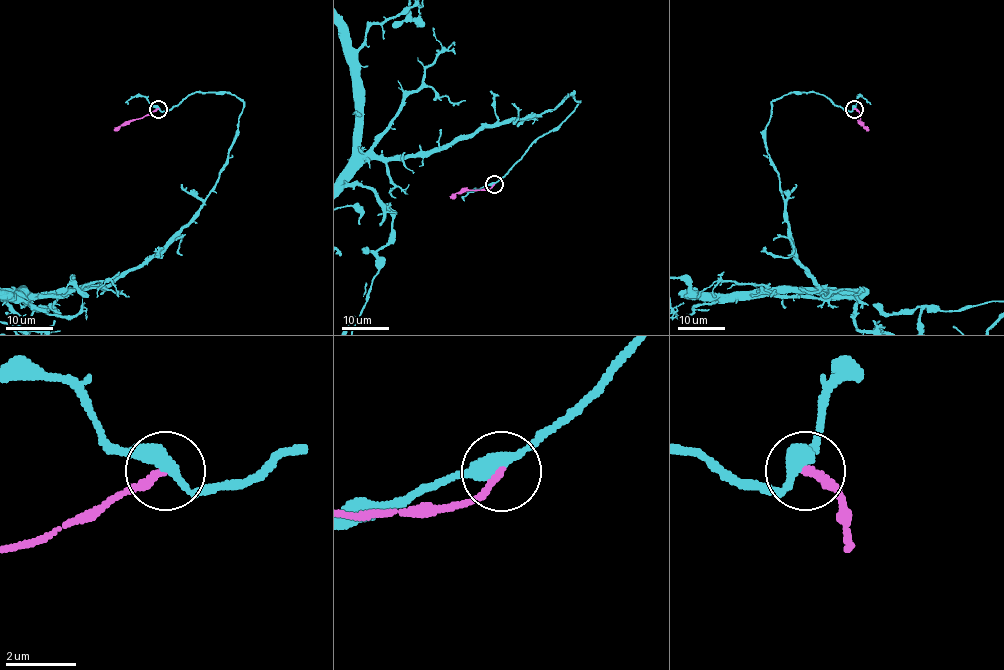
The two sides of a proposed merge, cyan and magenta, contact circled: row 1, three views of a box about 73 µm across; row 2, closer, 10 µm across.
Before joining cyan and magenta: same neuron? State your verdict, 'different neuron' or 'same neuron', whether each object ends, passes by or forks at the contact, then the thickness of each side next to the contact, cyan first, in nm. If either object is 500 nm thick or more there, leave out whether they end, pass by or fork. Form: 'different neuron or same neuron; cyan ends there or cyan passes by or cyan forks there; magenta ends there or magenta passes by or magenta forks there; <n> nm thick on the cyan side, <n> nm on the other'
different neuron; cyan passes by; magenta ends there; 380 nm thick on the cyan side, 200 nm on the other

